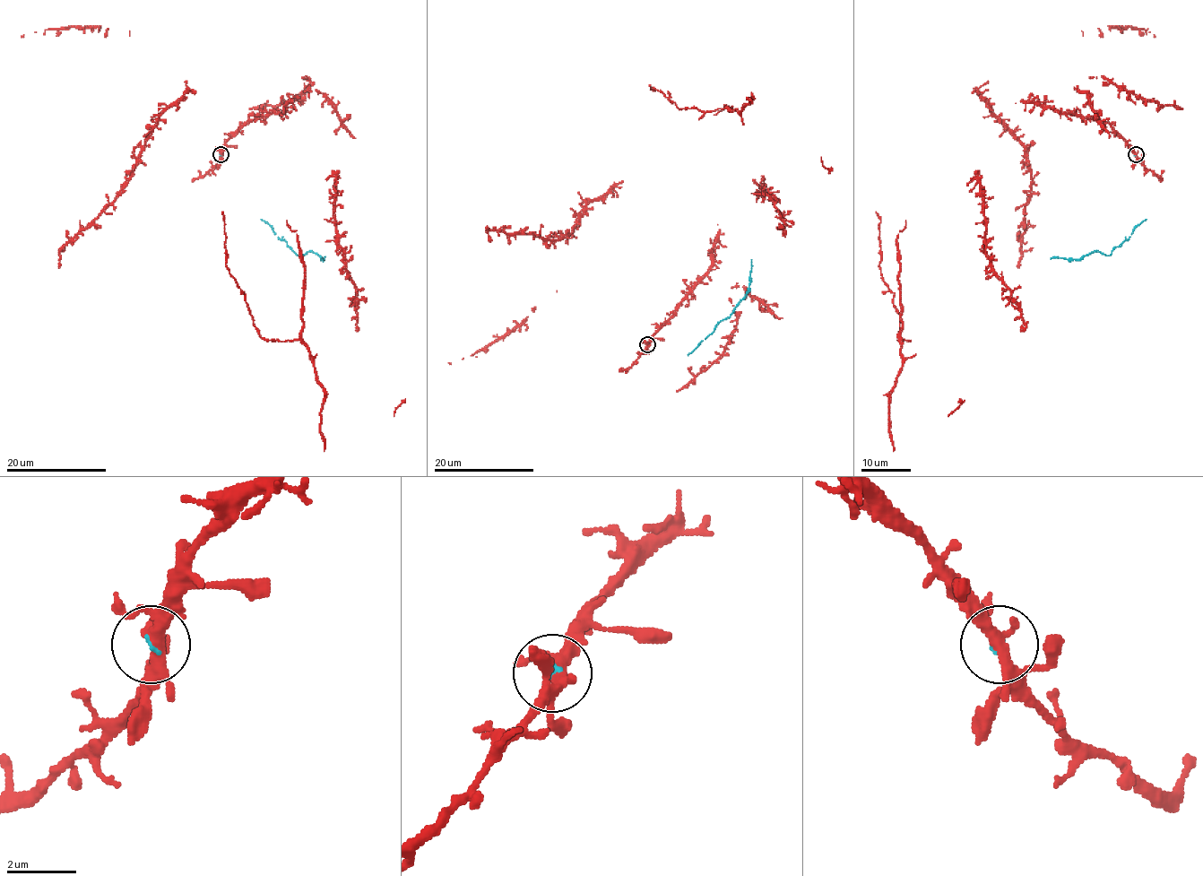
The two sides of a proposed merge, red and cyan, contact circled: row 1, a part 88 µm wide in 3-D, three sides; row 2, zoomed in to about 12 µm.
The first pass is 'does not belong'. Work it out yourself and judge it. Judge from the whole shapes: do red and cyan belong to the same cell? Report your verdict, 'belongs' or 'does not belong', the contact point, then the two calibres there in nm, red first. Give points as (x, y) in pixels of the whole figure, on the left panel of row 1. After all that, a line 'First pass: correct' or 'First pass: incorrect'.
belongs; place (220, 154); calibres 320 and 80 nm
First pass: incorrect

